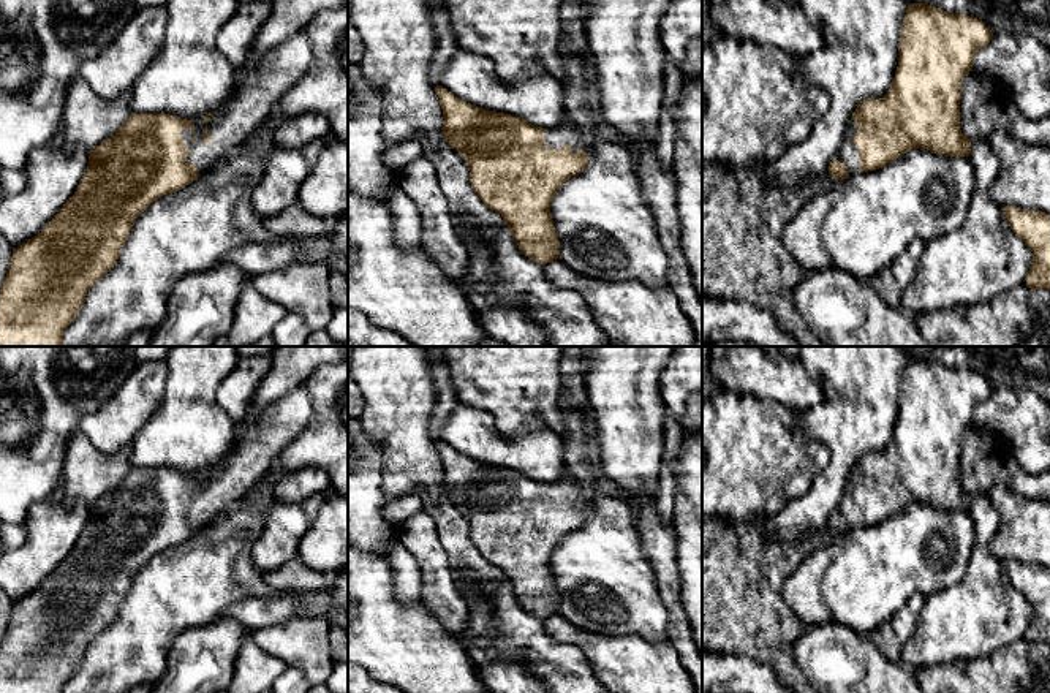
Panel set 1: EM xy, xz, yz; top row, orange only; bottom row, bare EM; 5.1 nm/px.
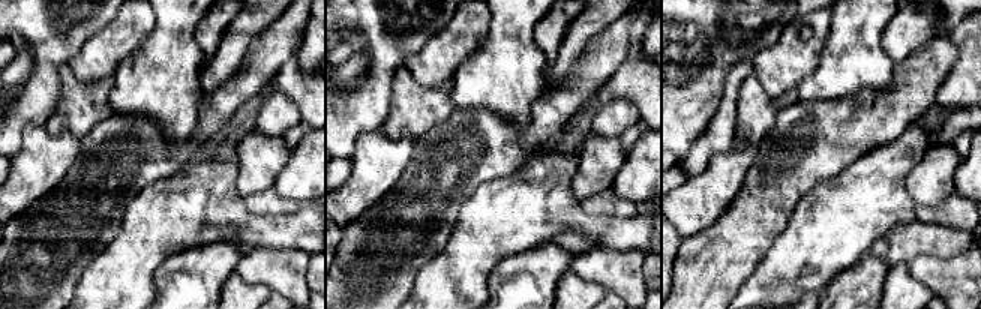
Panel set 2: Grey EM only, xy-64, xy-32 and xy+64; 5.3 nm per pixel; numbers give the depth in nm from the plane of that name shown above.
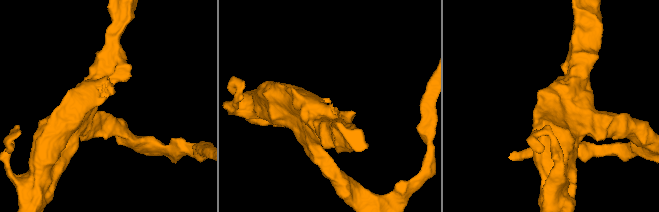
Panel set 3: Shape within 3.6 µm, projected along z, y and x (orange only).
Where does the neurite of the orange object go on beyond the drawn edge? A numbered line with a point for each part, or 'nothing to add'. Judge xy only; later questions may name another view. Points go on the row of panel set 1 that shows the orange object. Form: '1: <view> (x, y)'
1: xy (260, 90)

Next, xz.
1: xz (568, 132)

